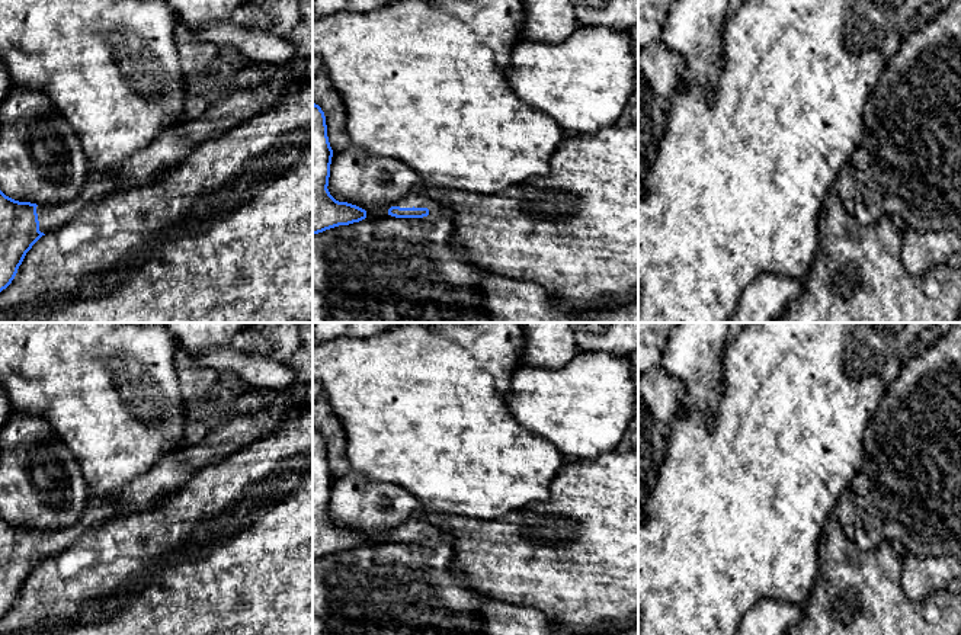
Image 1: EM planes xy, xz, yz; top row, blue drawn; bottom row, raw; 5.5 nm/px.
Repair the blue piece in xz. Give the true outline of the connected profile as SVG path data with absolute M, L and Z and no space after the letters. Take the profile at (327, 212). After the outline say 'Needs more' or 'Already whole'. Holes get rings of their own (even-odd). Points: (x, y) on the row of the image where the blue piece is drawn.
M313 103L313 234L366 218L365 209L339 202L330 195L327 186L331 157L324 112Z. Already whole

